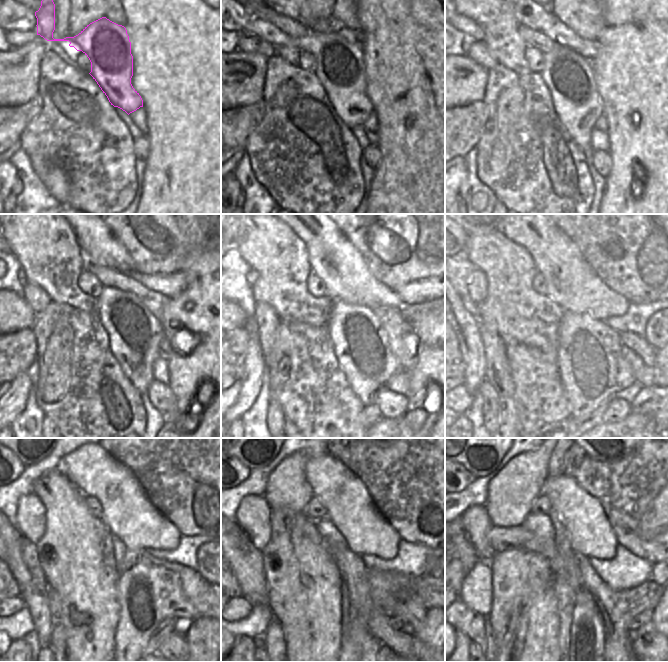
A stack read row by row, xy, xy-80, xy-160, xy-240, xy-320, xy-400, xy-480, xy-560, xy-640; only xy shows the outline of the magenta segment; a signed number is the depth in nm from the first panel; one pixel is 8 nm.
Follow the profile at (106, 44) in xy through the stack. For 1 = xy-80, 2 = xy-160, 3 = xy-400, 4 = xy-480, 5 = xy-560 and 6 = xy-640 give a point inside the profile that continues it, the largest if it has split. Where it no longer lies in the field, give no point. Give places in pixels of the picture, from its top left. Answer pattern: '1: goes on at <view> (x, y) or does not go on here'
1: goes on at xy-80 (340, 68)
2: goes on at xy-160 (568, 75)
3: goes on at xy-400 (591, 364)
4: goes on at xy-480 (149, 590)
5: goes on at xy-560 (399, 595)
6: goes on at xy-640 (647, 641)

